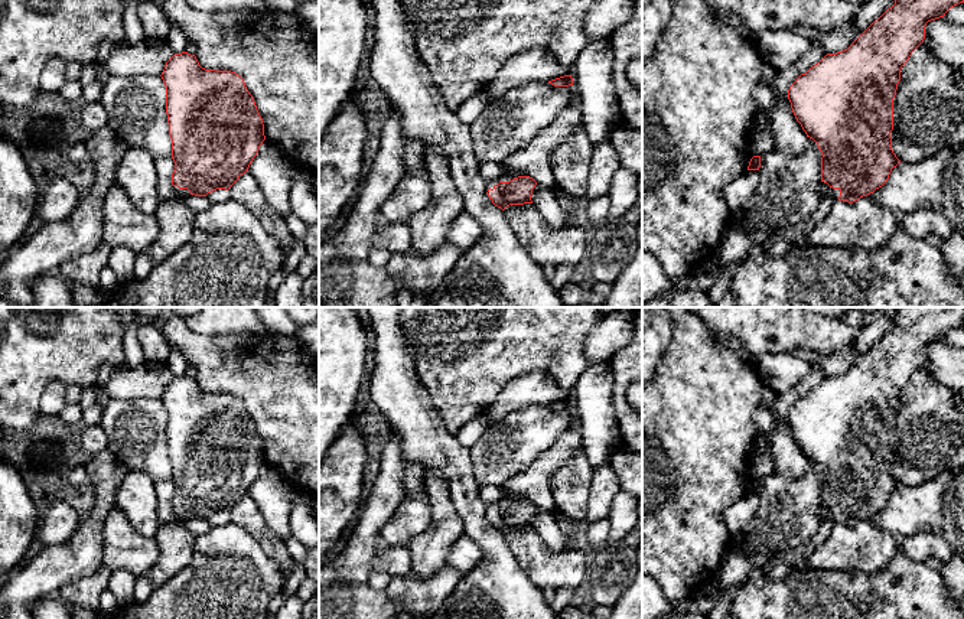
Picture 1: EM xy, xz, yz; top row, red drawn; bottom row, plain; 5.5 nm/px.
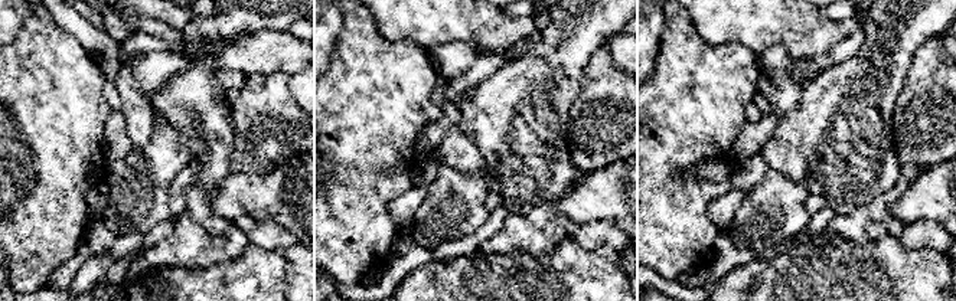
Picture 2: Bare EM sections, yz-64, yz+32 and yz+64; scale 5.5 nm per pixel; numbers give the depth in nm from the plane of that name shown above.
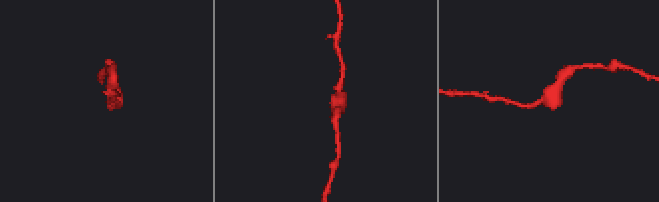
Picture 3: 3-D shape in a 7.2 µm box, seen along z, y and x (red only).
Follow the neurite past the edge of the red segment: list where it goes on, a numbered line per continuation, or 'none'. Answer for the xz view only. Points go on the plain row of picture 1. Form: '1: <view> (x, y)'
1: xz (504, 501)

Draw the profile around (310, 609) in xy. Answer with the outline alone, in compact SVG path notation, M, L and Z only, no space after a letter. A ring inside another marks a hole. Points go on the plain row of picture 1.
M319 589L315 596L303 605L302 619L319 619Z

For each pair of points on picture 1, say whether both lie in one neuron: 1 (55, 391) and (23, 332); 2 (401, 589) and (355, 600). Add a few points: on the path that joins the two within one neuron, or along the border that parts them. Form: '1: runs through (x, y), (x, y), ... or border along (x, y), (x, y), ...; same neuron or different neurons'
1: border along (65, 383), (55, 381), (46, 387), (39, 413); different neurons
2: border along (383, 590), (391, 603); different neurons

